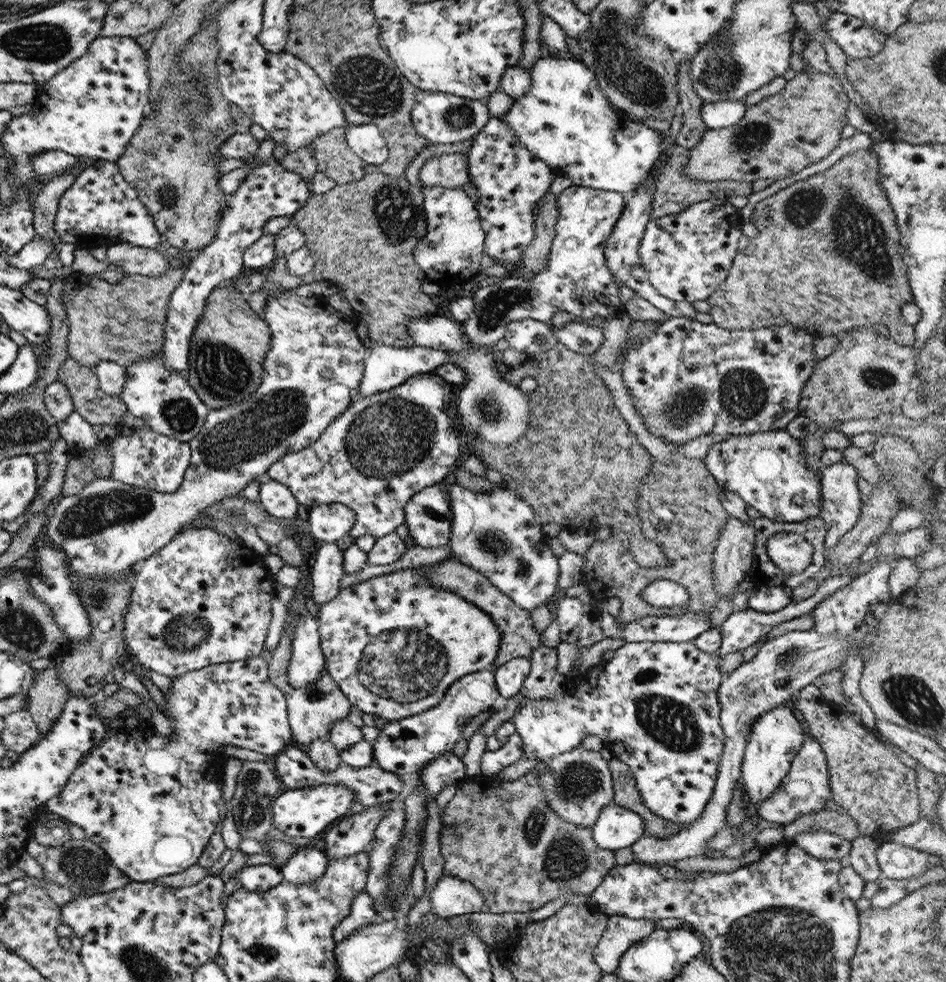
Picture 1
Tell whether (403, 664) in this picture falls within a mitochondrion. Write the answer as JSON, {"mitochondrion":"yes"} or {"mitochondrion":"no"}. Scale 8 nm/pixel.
{"mitochondrion":"yes"}

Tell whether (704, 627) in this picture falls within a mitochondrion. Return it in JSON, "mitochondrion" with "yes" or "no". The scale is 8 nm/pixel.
{"mitochondrion":"no"}

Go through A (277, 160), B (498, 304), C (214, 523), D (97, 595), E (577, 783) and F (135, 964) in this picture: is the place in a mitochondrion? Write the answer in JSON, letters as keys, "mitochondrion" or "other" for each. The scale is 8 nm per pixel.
{"A":"other","B":"mitochondrion","C":"other","D":"mitochondrion","E":"mitochondrion","F":"mitochondrion"}

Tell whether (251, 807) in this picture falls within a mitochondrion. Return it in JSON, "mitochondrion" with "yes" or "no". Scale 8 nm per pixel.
{"mitochondrion":"yes"}

